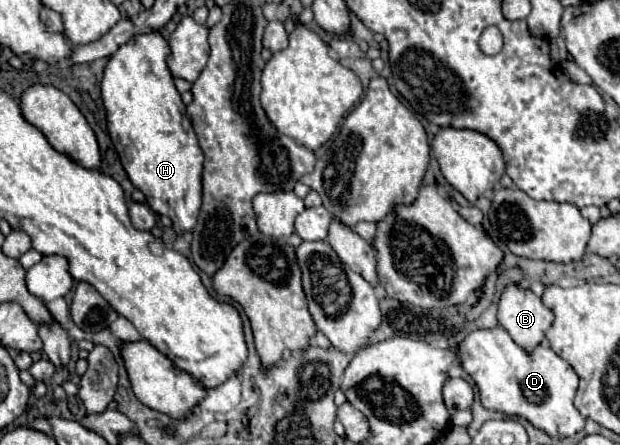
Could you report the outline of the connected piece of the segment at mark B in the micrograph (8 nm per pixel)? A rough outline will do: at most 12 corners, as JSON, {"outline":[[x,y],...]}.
{"outline":[[511,285],[499,325],[531,353],[553,313],[529,289]]}

